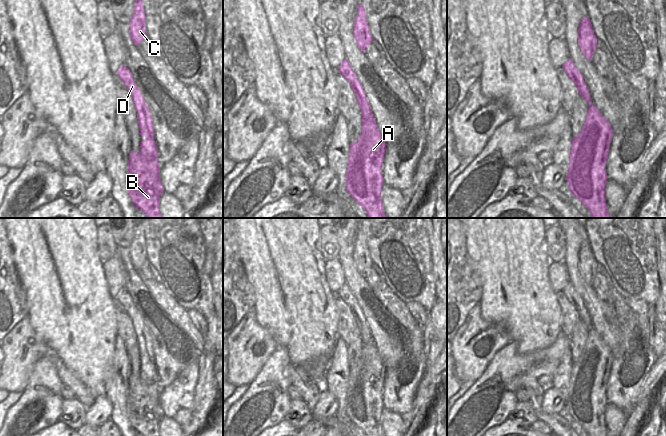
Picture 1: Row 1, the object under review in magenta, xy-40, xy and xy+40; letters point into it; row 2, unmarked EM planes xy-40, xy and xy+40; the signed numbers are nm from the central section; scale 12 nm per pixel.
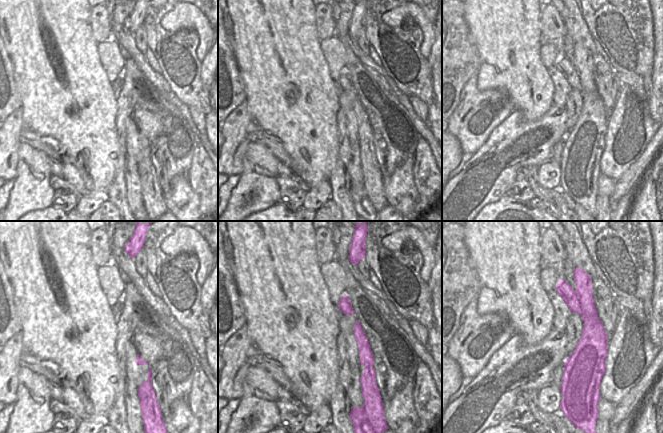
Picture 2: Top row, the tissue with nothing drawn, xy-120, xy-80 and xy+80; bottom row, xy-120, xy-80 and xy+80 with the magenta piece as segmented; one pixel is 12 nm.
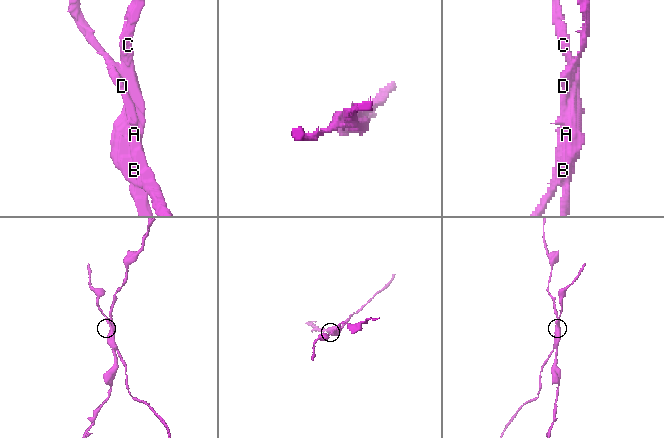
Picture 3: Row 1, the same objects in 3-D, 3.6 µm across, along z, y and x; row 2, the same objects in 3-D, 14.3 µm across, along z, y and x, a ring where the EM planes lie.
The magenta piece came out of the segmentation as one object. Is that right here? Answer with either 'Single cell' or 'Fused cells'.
Fused cells.

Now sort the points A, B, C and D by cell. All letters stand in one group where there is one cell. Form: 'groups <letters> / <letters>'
groups A B C / D

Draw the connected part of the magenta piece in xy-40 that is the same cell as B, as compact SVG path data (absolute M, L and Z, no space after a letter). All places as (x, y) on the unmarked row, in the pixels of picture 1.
M154 363L140 366L140 376L129 377L126 412L134 430L142 436L160 436L157 393L158 374Z

